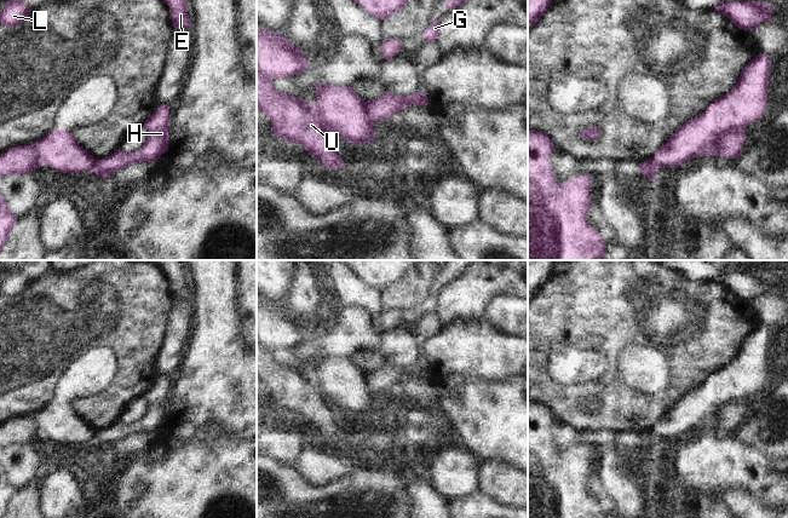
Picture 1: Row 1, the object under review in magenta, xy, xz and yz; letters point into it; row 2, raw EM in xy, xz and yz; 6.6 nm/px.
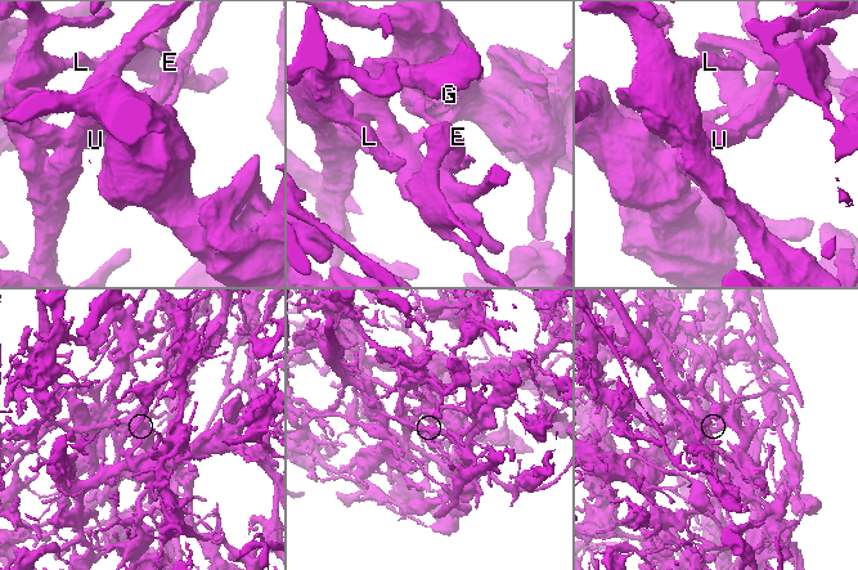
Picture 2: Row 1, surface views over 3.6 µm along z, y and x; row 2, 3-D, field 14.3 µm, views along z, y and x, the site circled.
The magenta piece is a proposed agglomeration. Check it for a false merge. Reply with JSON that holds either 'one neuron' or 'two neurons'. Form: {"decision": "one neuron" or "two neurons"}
{"decision": "two neurons"}

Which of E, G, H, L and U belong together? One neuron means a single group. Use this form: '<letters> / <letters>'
E G L U / H

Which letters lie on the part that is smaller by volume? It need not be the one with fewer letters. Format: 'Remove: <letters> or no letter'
Remove: H

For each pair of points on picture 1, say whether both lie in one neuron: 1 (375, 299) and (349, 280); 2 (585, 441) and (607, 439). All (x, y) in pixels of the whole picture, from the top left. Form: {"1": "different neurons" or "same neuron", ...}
{"1": "same neuron", "2": "same neuron"}

